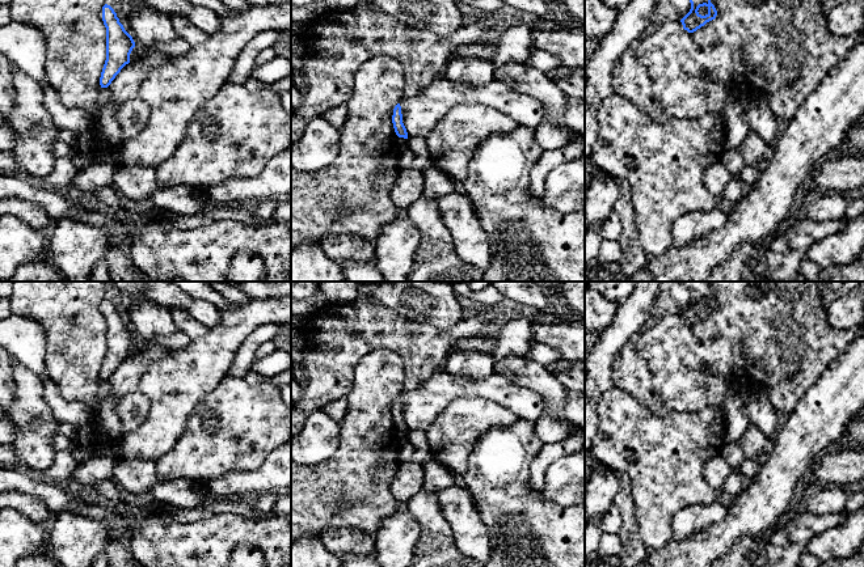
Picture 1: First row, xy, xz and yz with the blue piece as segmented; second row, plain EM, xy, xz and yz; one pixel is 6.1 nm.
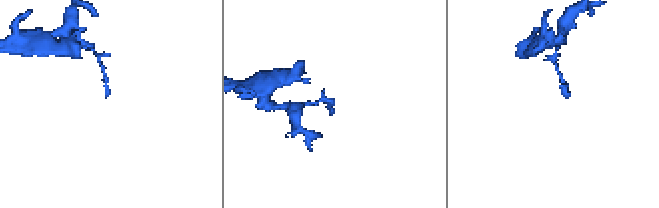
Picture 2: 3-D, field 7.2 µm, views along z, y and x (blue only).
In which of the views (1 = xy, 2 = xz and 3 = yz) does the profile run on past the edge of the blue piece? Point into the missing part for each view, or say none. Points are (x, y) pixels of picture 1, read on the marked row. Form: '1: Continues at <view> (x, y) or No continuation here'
1: No continuation here
2: No continuation here
3: No continuation here

